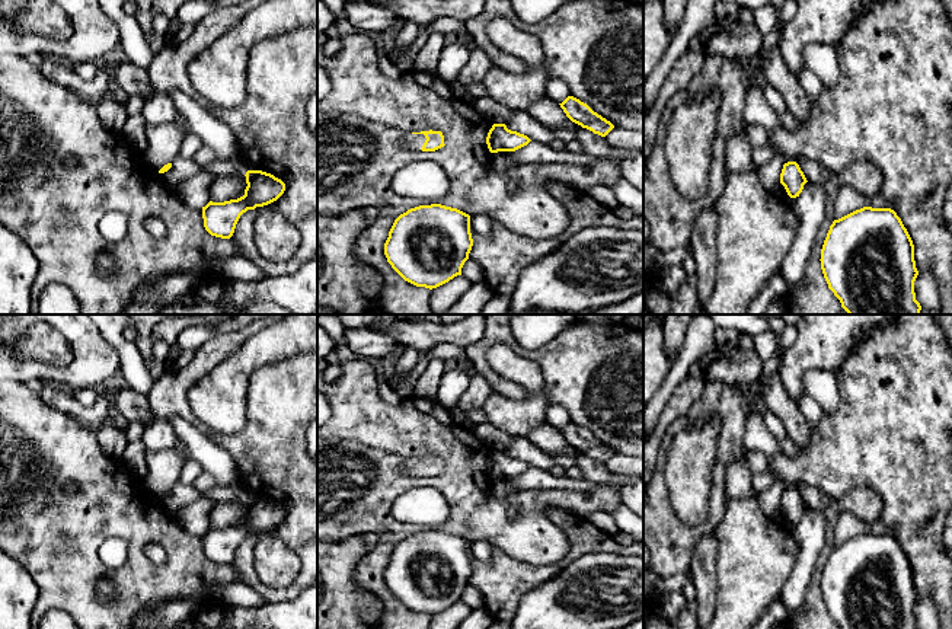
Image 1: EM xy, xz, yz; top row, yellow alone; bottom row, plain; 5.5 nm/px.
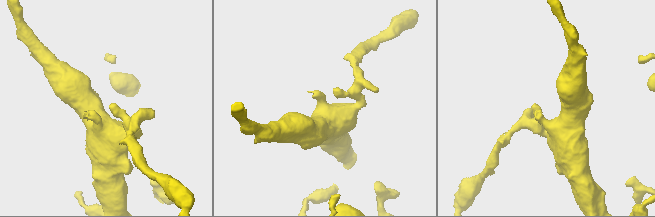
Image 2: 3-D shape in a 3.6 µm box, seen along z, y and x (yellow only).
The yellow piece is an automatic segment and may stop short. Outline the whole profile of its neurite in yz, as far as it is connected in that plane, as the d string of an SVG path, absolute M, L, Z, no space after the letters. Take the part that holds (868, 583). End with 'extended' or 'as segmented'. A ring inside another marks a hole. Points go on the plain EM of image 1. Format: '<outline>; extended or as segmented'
M863 533L834 546L820 587L840 629L919 629L914 571L891 534Z; as segmented

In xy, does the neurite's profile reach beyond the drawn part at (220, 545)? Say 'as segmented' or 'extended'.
as segmented

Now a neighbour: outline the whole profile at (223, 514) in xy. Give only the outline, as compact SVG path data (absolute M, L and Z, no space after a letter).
M215 501L210 513L210 526L213 529L237 526L245 521L246 513L245 501Z

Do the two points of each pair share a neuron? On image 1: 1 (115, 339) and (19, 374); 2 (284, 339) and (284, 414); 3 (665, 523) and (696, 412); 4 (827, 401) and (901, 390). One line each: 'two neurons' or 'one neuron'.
1: two neurons
2: two neurons
3: one neuron
4: two neurons

